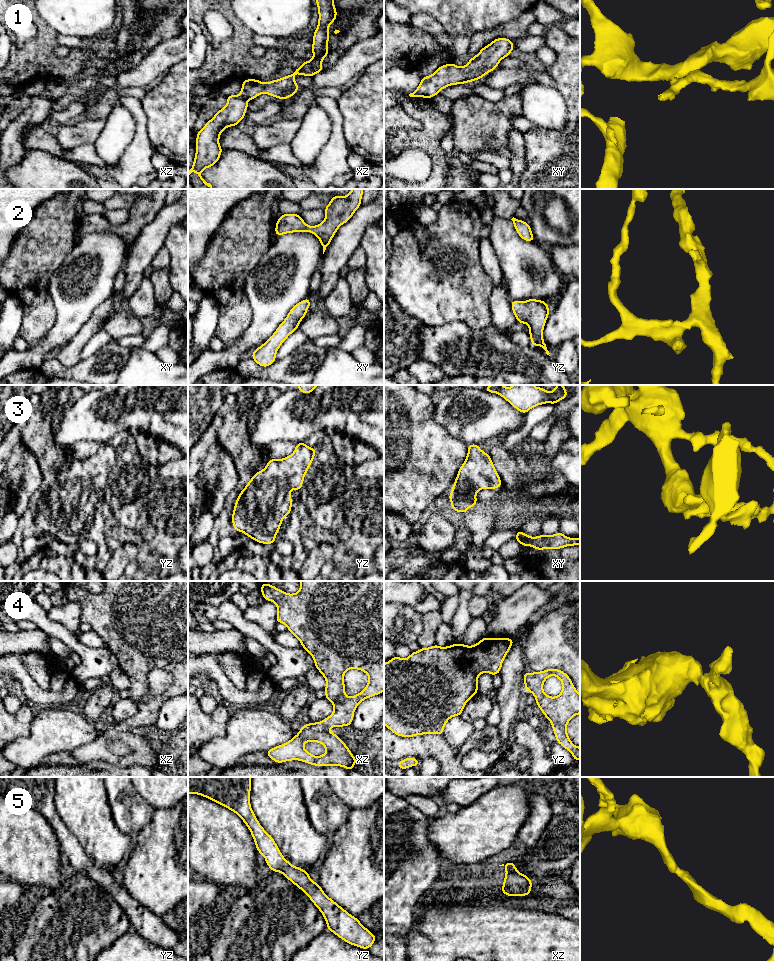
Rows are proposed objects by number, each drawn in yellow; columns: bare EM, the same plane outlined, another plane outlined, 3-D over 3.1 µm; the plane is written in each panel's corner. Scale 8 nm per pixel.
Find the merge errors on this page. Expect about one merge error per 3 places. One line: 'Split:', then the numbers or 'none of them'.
Split: none of them

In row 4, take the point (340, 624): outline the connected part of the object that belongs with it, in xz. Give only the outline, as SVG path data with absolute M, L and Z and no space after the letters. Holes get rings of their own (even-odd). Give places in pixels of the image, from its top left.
M300 581L300 590L294 594L289 594L284 591L281 591L280 589L278 589L273 585L262 583L260 590L265 601L271 601L276 604L277 606L276 622L285 624L288 628L288 631L290 631L295 637L298 638L298 640L301 643L301 646L313 657L315 667L324 676L326 680L326 688L324 689L325 698L328 699L334 706L334 711L329 717L323 719L321 722L316 722L316 723L311 722L309 724L303 725L303 727L299 730L299 733L295 735L290 741L282 745L275 746L274 748L266 751L266 755L278 764L286 761L298 760L319 767L341 766L350 771L353 770L355 763L358 759L352 755L352 752L347 747L347 745L340 739L340 737L335 733L331 733L328 729L331 727L350 726L354 718L354 712L356 707L363 700L375 695L379 695L384 691L384 581ZM349 669L361 670L365 672L369 677L367 686L360 693L352 697L348 697L345 694L344 674ZM306 742L319 742L326 748L327 751L325 754L321 756L314 756L304 749L304 744Z

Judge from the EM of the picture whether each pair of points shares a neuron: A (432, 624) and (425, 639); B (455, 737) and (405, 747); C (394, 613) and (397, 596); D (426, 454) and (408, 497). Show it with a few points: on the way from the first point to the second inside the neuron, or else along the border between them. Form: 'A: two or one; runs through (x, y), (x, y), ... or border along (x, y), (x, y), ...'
A: one; runs through (430, 628), (428, 635)
B: two; border along (442, 735), (455, 751), (469, 736)
C: two; border along (394, 602), (400, 602), (413, 607)
D: one; runs through (415, 465), (408, 472), (408, 486)

